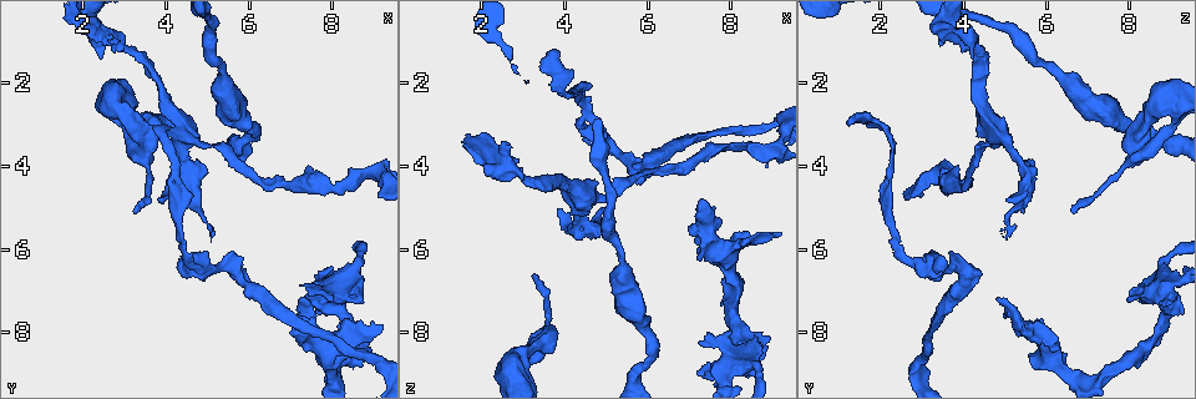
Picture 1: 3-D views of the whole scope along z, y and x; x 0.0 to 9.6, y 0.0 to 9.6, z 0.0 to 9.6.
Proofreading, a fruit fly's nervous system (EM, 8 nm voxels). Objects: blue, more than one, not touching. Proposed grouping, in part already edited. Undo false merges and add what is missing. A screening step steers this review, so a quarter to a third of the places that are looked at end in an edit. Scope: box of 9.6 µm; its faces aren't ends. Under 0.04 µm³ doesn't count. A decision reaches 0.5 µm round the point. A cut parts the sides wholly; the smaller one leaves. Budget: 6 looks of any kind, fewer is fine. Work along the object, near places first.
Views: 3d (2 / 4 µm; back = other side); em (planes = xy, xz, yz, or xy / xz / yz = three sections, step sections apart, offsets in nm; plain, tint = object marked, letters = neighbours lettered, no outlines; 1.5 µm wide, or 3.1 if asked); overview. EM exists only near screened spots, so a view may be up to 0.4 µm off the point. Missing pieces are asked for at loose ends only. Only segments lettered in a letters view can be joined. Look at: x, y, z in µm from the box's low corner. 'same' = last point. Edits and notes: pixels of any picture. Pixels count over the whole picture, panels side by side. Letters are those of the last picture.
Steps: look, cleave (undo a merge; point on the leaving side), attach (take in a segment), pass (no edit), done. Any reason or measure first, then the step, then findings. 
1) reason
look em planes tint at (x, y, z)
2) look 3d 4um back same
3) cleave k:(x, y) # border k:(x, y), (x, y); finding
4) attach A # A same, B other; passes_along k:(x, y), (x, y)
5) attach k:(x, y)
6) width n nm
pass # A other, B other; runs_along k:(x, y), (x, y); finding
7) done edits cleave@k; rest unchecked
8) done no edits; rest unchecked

sudden change in width
look 3d 4um at (8.50, 6.35, 8.85)

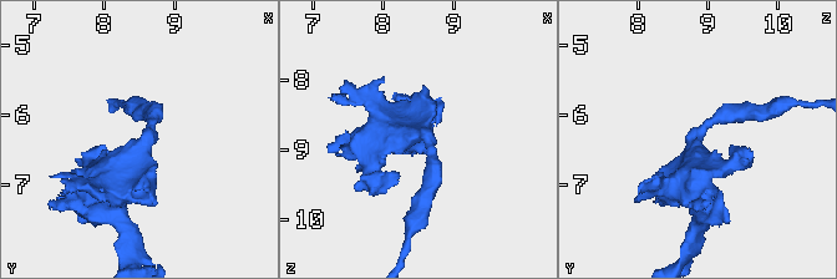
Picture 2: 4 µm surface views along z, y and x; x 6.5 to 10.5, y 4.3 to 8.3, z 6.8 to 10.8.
arm_widths 220, 480 nm; shape alone is not enough
look em yz step 4 tint at (8.60, 6.40, 8.80)

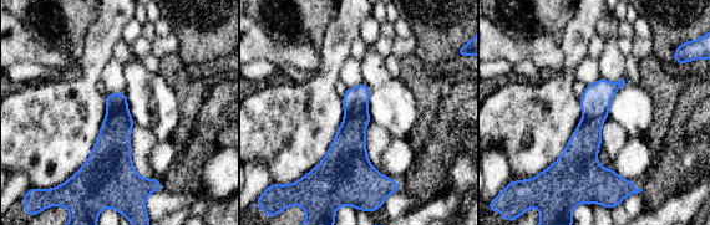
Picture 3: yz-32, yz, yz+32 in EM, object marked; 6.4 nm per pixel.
look em yz step 4 letters same

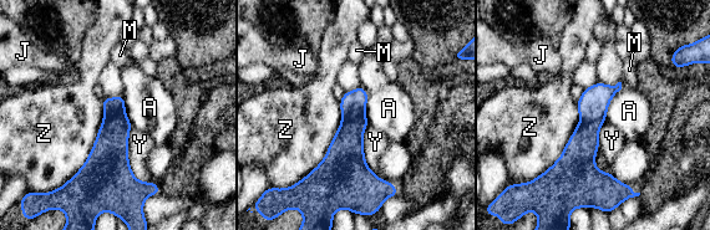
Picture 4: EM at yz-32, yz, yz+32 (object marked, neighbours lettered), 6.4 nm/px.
longest_contact Z 600 nm
cleave 4:(578, 156) # A other, J other, M other, Y other, Z other; border 4:(603, 119), (581, 122); a second neuron is stuck on

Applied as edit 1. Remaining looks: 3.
thin arm on a thick one
look 3d 4um back at (4.40, 3.40, 5.05)

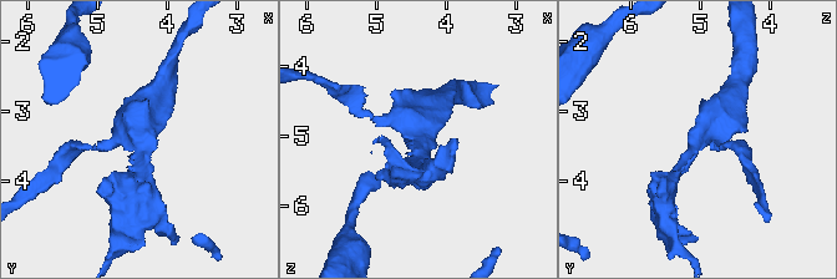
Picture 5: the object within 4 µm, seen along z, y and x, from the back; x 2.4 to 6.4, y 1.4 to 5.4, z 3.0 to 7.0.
arms 3; shape alone is not enough
look em xy step 8 tint at (4.35, 3.30, 5.00)

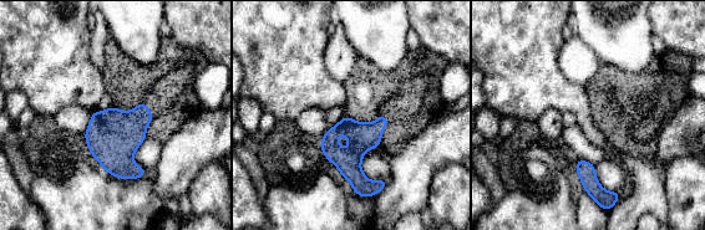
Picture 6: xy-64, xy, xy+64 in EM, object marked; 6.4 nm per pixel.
look em planes letters same

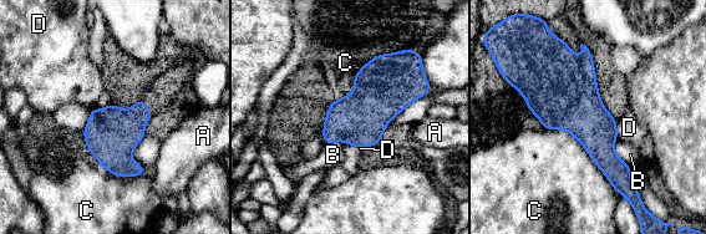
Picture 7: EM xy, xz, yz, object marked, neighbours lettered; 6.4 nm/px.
width 340 nm
pass # A other, B other, C other, D other; border 7:(543, 127), (568, 131), (614, 188); one neuron here

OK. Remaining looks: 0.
done edits cleave@4; rest unchecked

